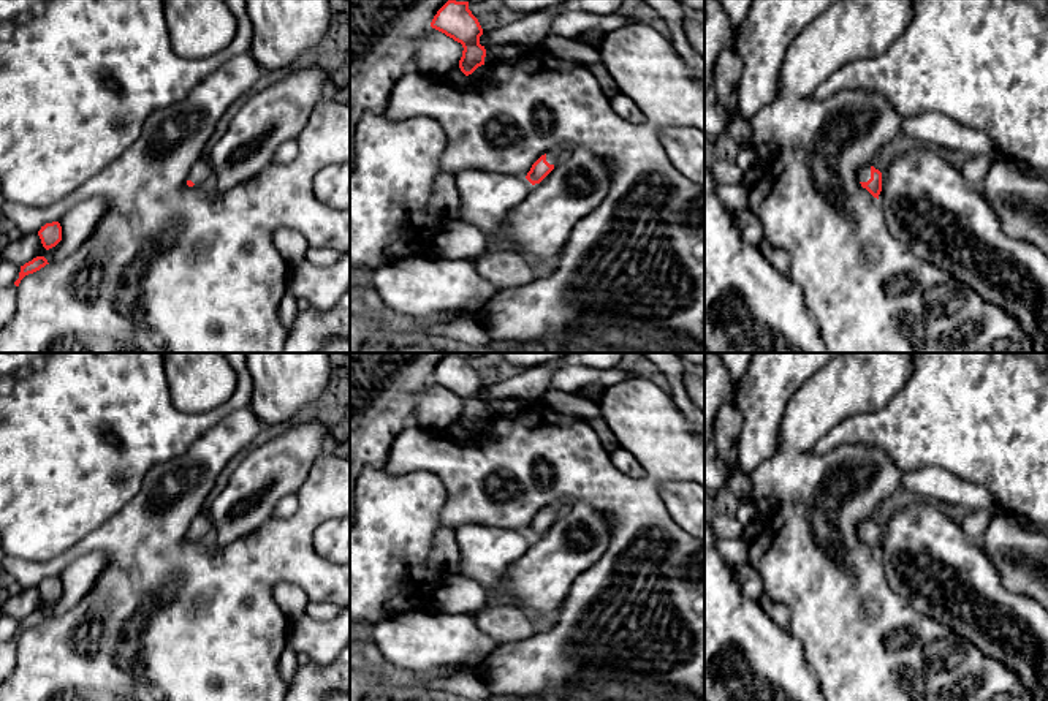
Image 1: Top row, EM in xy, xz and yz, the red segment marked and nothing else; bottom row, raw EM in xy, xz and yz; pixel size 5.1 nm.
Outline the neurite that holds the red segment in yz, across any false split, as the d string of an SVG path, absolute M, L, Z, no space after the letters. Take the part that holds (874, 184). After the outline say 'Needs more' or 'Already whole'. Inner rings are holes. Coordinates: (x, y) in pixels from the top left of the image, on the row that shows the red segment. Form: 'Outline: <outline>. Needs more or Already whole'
Outline: M868 165L858 169L858 180L863 188L866 188L874 198L879 199L882 191L882 172L874 168L874 165Z. Needs more

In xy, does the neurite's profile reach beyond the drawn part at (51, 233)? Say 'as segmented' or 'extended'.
as segmented

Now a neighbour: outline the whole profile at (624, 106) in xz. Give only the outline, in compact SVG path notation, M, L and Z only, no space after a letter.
M619 92L617 95L609 98L609 103L611 103L614 112L625 122L628 122L632 125L646 123L646 116L643 114L643 111L636 106L636 103L630 97Z

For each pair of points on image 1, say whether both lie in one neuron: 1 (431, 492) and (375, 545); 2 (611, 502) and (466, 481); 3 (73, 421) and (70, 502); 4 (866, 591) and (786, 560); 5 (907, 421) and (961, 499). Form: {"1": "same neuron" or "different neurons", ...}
{"1": "same neuron", "2": "same neuron", "3": "same neuron", "4": "same neuron", "5": "different neurons"}

